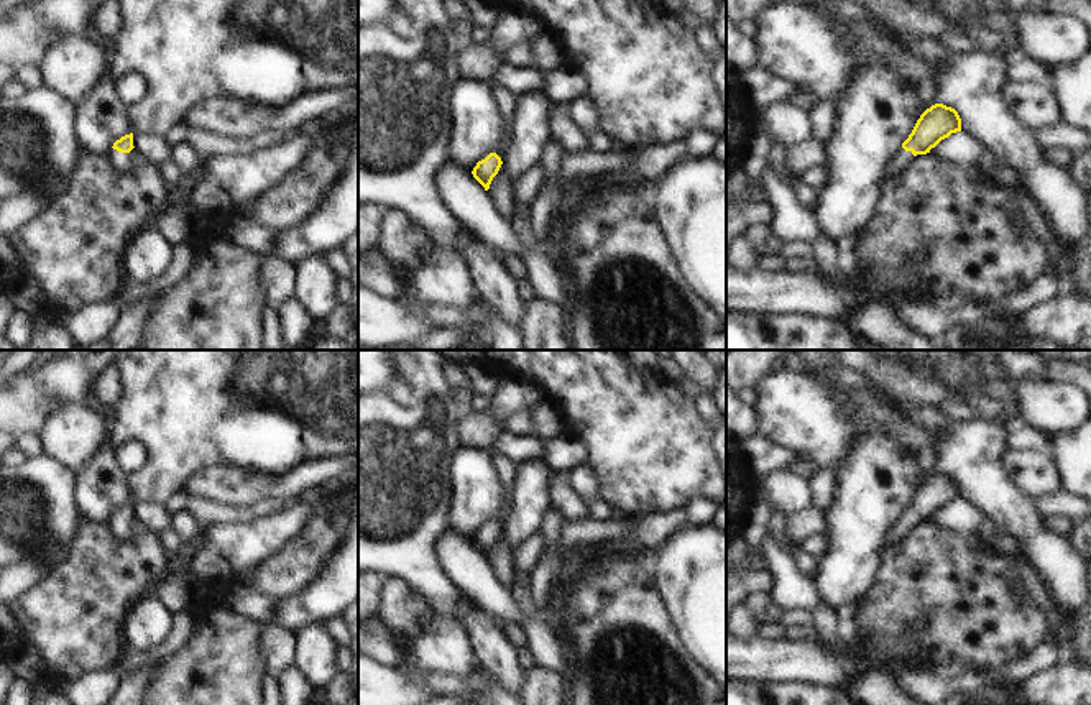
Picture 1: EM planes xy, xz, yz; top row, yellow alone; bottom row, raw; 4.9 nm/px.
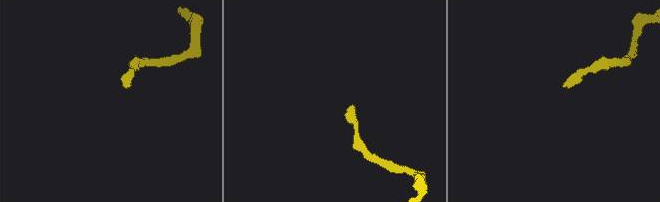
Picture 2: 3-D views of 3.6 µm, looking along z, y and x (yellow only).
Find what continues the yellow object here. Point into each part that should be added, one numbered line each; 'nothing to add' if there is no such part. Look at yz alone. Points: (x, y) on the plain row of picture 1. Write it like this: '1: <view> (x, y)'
1: yz (899, 531)

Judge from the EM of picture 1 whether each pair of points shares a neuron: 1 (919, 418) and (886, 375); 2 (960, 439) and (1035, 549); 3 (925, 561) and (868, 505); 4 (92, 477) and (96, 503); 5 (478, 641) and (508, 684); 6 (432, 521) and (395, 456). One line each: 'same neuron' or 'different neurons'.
1: different neurons
2: same neuron
3: different neurons
4: same neuron
5: same neuron
6: same neuron

